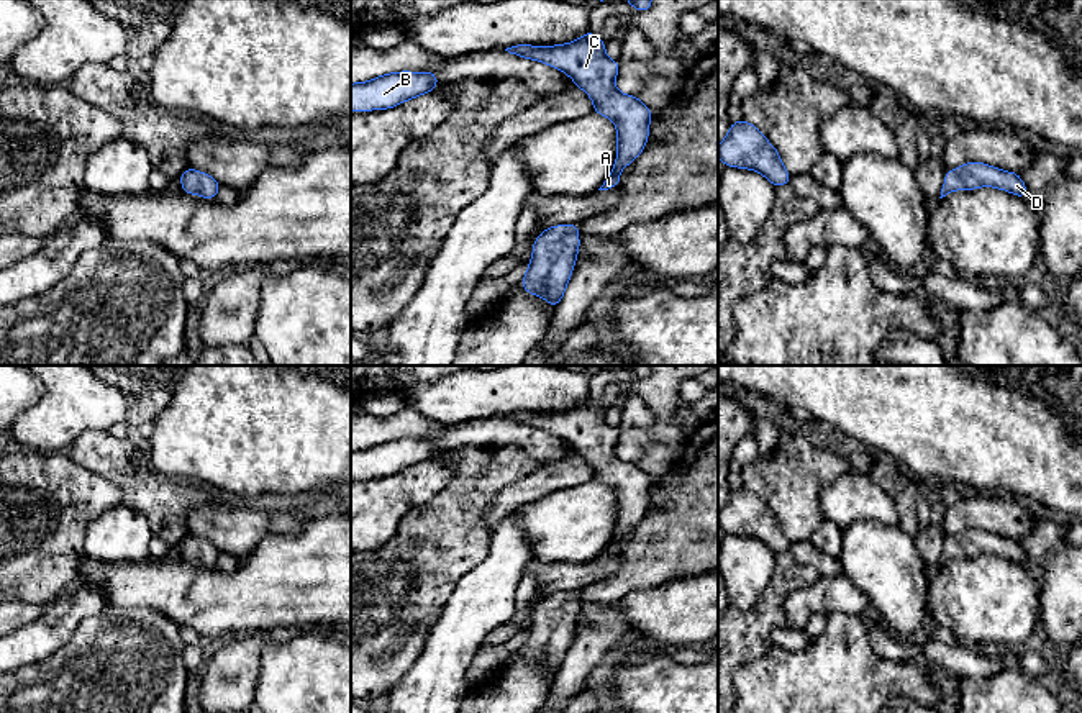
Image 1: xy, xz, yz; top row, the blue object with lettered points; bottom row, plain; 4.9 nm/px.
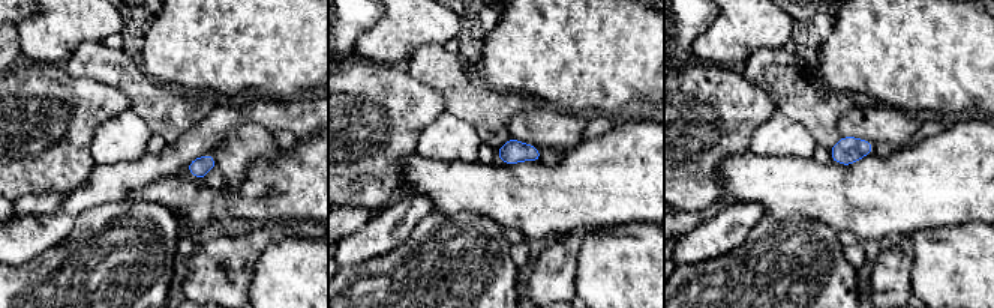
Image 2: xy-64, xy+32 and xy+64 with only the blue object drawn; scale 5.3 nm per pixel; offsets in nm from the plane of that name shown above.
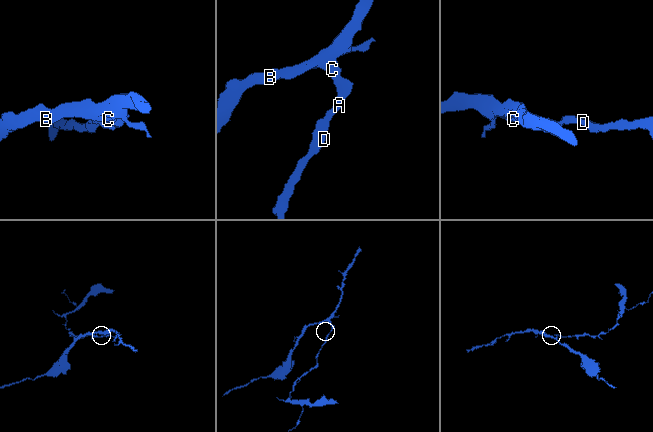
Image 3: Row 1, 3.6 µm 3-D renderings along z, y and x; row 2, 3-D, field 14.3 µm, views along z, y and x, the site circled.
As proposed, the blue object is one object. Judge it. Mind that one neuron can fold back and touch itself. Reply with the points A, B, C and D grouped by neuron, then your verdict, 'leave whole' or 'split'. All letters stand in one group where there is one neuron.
A B C D | leave whole

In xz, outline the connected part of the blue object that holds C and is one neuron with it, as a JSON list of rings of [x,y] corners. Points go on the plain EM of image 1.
[[[589,398],[567,411],[516,411],[505,418],[566,439],[592,465],[593,479],[616,492],[616,528],[598,557],[618,554],[620,539],[634,529],[648,510],[652,479],[638,464],[623,462],[615,454],[620,431],[607,425],[603,406]]]

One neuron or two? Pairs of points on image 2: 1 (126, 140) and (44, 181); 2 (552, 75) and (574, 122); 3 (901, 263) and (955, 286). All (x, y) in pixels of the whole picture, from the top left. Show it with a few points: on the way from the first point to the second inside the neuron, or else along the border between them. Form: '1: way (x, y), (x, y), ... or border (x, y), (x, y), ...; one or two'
1: border (102, 122), (90, 143), (90, 155), (95, 164); two
2: border (553, 104), (583, 113); two
3: border (909, 236), (913, 257), (913, 292); two

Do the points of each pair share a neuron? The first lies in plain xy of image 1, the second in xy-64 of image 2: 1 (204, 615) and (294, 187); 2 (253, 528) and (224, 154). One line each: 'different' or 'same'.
1: same
2: same

